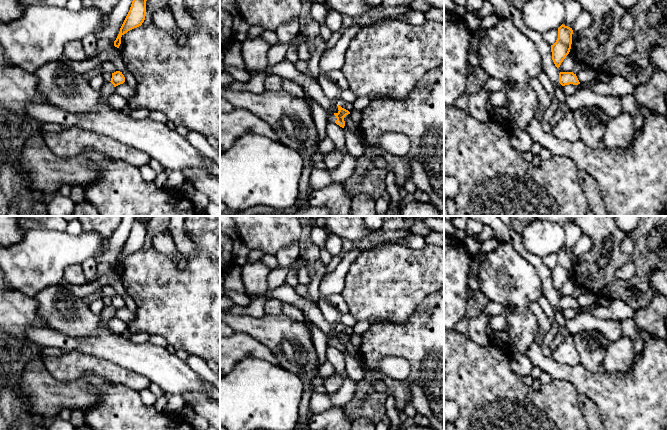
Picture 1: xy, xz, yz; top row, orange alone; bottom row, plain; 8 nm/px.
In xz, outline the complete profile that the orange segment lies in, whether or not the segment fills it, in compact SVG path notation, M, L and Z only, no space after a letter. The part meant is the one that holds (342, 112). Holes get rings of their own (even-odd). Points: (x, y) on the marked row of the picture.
M338 105L338 110L339 111L337 113L330 113L328 118L329 118L329 121L335 122L337 125L344 128L344 126L345 126L344 117L346 115L350 114L350 112L348 110L342 108L339 105Z

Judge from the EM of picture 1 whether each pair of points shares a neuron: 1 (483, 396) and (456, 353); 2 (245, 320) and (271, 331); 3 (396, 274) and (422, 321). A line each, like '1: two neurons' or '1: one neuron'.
1: one neuron
2: one neuron
3: two neurons

